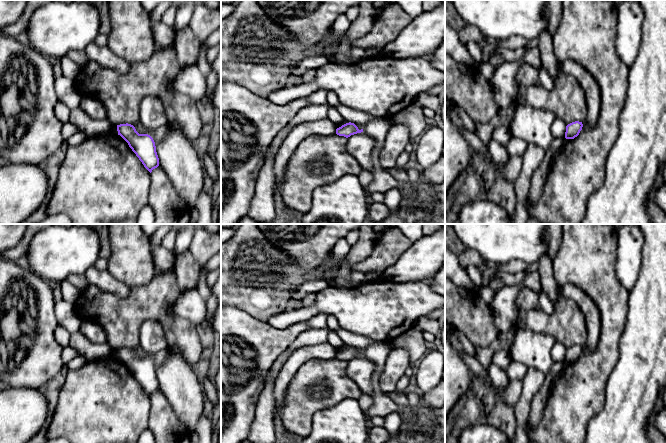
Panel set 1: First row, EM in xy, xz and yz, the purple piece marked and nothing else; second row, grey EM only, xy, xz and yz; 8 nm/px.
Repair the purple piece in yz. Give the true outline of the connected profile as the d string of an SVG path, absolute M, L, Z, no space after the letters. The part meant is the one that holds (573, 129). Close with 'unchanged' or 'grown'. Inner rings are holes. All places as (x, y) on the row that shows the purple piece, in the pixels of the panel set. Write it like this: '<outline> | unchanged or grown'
M575 121L566 126L565 138L566 139L574 139L577 137L582 130L583 124L582 122Z | unchanged

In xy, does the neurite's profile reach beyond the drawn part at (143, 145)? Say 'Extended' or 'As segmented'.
As segmented

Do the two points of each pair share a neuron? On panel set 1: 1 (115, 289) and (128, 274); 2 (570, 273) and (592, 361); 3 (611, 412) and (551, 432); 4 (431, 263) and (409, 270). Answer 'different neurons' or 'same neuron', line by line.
1: different neurons
2: same neuron
3: different neurons
4: same neuron

